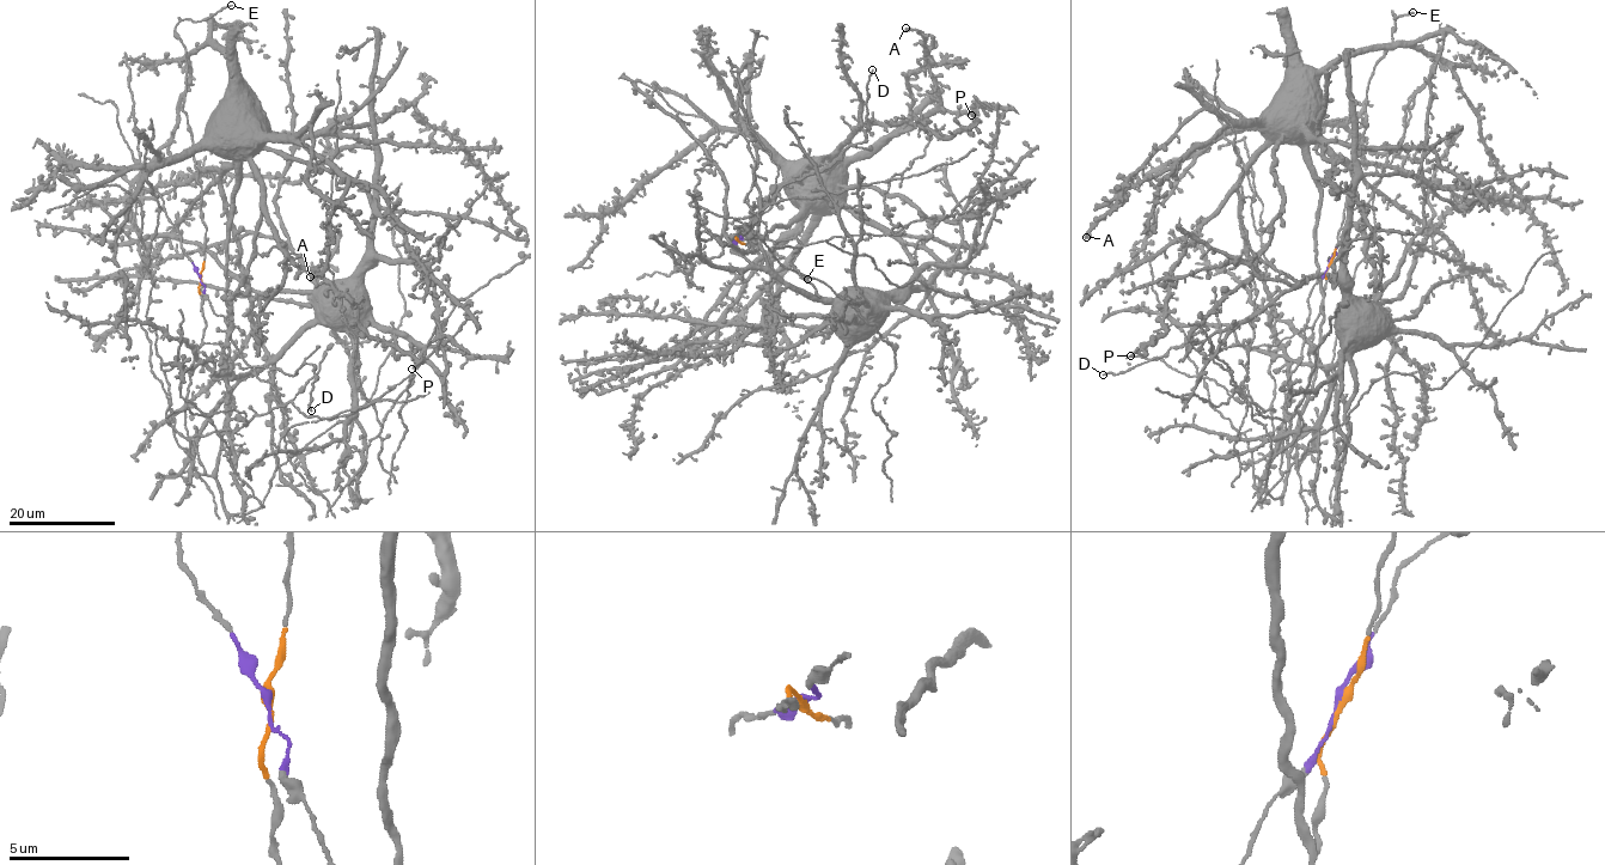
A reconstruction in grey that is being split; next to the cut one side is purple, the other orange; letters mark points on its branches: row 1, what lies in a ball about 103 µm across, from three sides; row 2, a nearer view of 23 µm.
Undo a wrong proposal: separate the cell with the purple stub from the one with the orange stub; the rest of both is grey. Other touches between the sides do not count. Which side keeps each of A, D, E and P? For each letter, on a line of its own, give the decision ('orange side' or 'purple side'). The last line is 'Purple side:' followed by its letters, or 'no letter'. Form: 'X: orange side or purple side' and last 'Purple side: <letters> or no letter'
A: orange side
D: orange side
E: orange side
P: orange side
Purple side: no letter

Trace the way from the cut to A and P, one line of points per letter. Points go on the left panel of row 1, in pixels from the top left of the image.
A: (200, 278), (184, 419), (208, 475), (229, 412), (226, 225), (263, 139), (307, 146), (347, 186), (310, 278)
P: (200, 278), (184, 419), (207, 475), (229, 412), (236, 158), (291, 257), (413, 369)

